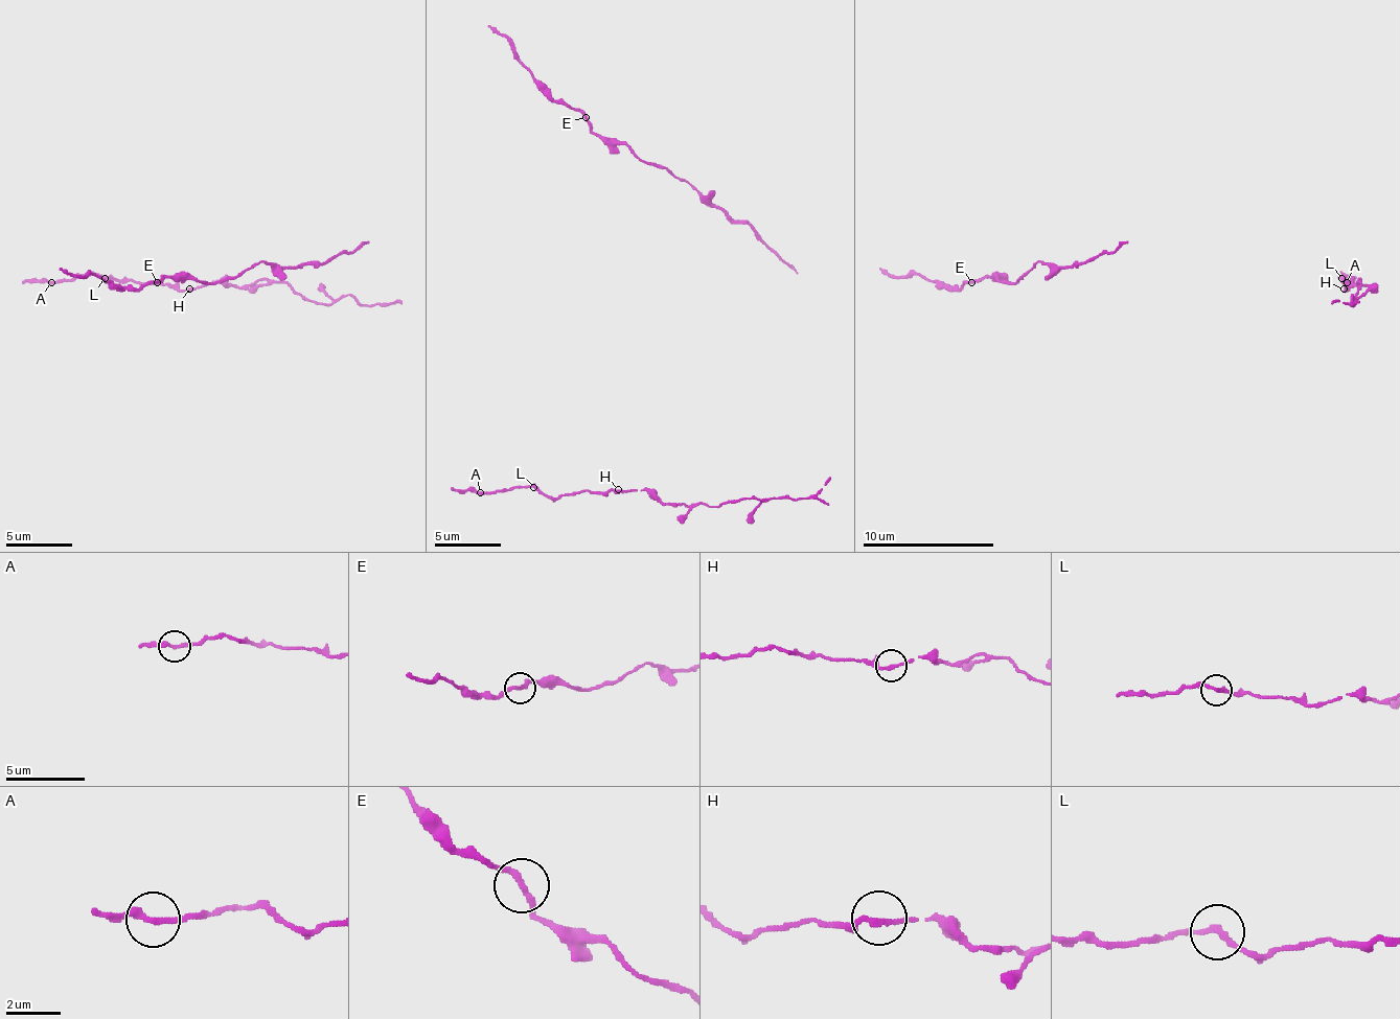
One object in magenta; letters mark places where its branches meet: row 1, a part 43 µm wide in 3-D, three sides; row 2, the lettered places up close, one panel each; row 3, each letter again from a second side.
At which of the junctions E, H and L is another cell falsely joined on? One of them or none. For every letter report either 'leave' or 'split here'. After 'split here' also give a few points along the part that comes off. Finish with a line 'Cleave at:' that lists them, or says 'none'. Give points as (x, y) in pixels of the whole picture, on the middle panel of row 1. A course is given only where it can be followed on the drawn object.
E: leave
H: leave
L: leave
Cleave at: none

